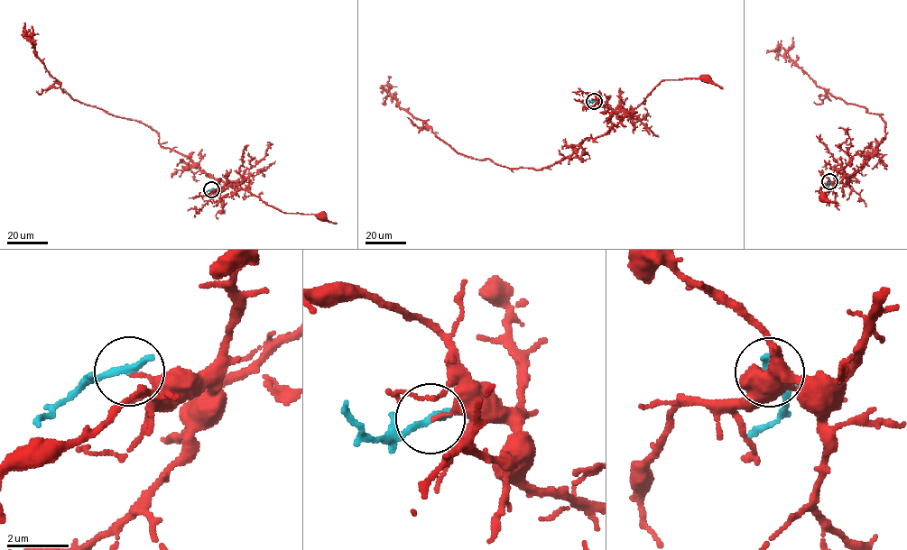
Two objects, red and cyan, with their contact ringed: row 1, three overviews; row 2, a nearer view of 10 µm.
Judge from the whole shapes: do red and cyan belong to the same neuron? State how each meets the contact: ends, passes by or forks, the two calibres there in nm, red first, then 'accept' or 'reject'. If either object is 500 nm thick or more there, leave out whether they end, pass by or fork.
red ends | cyan ends | 150/300 nm | reject

